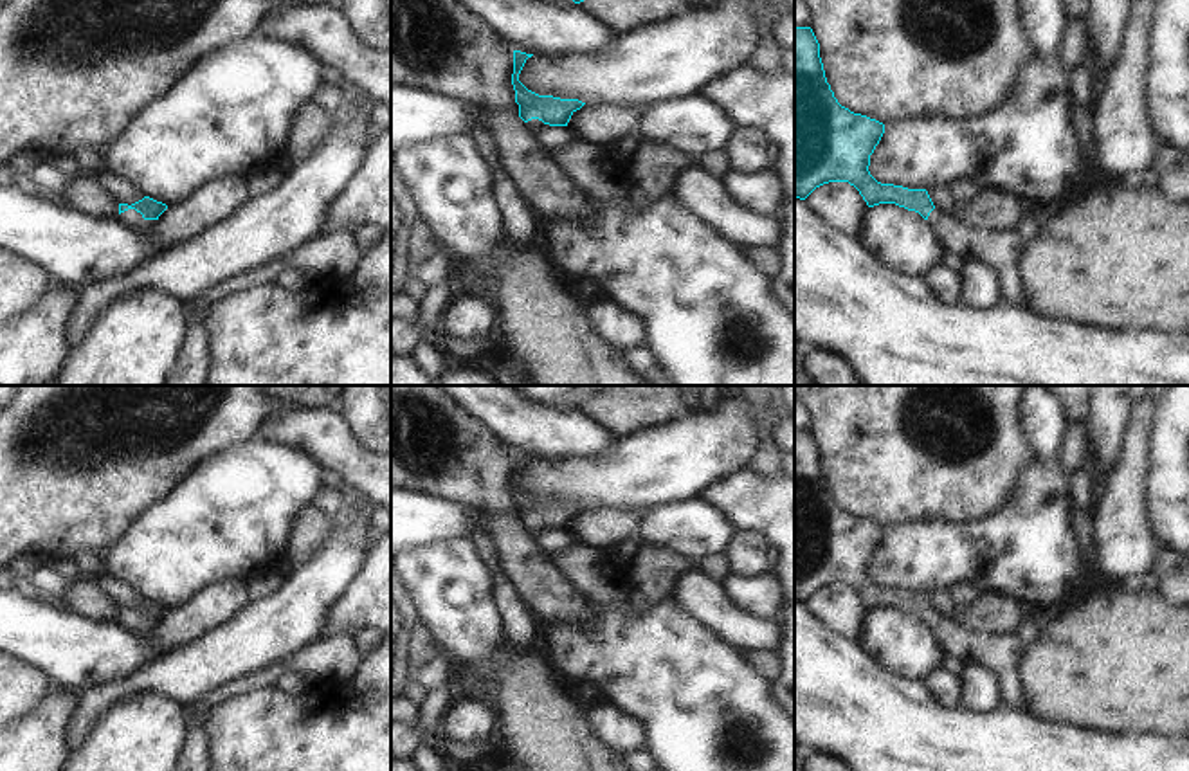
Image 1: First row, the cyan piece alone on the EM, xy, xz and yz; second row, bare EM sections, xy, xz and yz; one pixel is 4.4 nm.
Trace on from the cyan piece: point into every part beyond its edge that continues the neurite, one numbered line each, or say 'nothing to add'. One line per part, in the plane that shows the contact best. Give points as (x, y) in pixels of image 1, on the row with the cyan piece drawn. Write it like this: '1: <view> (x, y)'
1: xy (130, 217).

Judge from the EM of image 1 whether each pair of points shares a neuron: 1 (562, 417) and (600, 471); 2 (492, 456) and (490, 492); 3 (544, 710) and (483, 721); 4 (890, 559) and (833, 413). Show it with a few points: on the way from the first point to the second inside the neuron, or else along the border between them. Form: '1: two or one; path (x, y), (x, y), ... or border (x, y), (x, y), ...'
1: two; border (618, 438), (595, 454), (548, 462)
2: one; path (490, 465), (490, 483)
3: two; border (489, 707), (496, 723)
4: two; border (926, 519), (912, 519), (885, 528)

